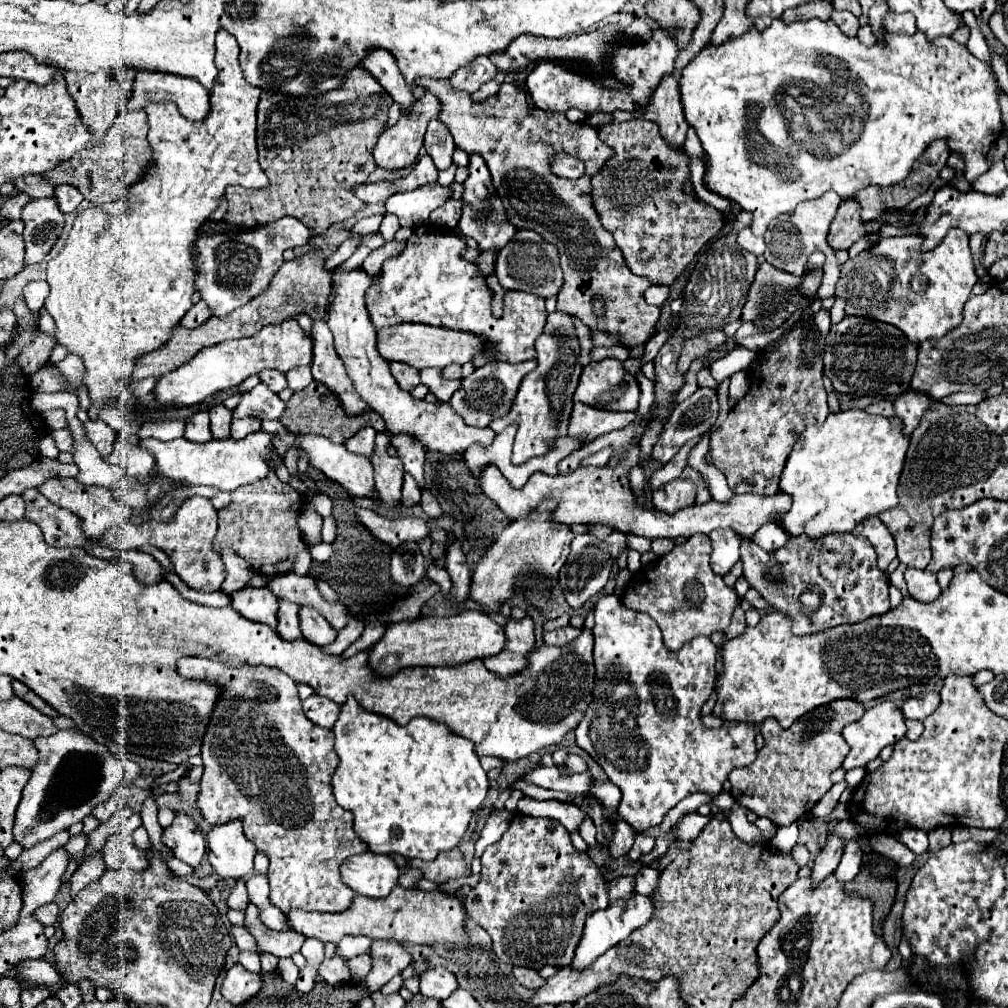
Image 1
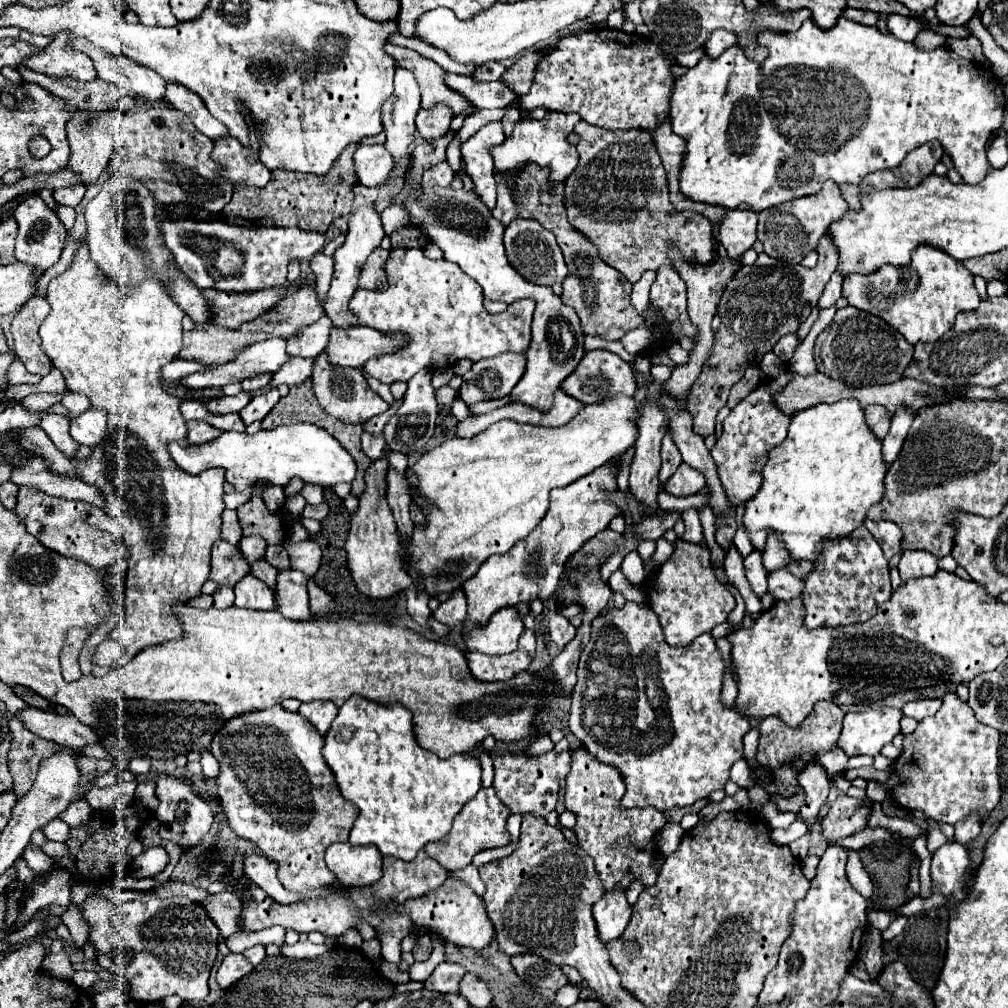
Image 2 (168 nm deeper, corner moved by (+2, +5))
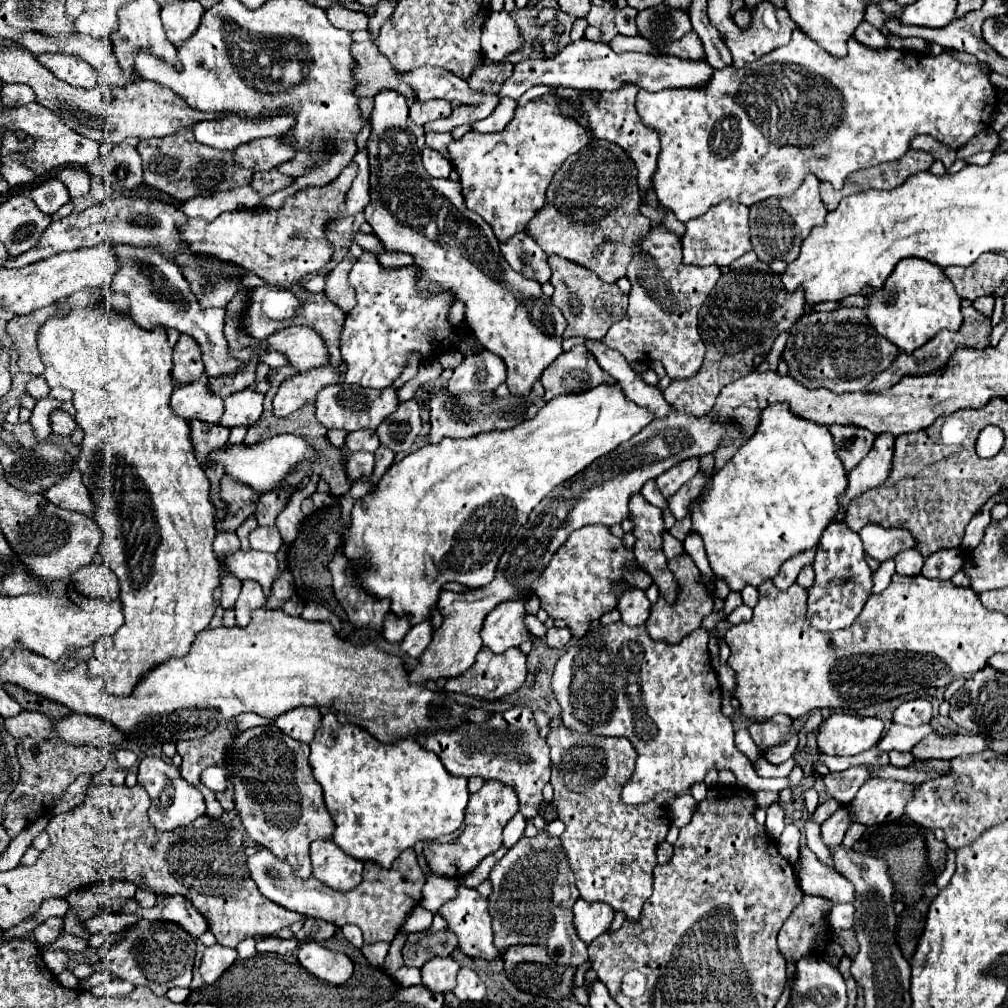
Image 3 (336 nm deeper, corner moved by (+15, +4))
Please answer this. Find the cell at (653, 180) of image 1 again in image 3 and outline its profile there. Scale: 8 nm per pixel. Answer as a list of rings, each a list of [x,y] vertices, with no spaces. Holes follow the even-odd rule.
[[[594,139],[584,149],[580,149],[580,153],[568,157],[568,161],[558,169],[548,187],[544,207],[540,209],[540,213],[536,213],[536,217],[532,217],[524,233],[530,235],[546,255],[566,257],[568,261],[596,273],[602,281],[614,283],[616,279],[624,277],[624,269],[628,267],[628,259],[632,259],[636,241],[644,231],[650,229],[650,219],[636,211],[640,203],[642,201],[636,185],[636,167],[632,165],[630,157],[618,145]]]

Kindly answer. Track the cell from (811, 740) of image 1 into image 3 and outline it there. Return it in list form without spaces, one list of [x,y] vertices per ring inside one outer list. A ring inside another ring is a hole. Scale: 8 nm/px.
[[[776,715],[764,723],[754,723],[750,725],[750,735],[754,739],[754,743],[758,745],[760,751],[778,745],[780,741],[784,741],[790,733],[792,733],[792,719],[784,717],[784,715]]]

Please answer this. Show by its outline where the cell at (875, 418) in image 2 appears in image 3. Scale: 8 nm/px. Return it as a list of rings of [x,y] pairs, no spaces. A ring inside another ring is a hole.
[[[830,425],[828,429],[832,429],[832,437],[840,447],[837,455],[844,463],[846,471],[852,471],[868,455],[868,451],[872,449],[874,439],[876,439],[866,429],[844,427],[844,425]]]

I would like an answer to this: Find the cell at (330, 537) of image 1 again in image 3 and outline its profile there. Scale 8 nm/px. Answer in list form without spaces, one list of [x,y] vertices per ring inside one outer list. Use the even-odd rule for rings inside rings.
[[[314,474],[310,478],[310,481],[303,490],[292,495],[290,503],[288,503],[276,519],[276,527],[278,527],[282,539],[286,543],[292,543],[296,539],[302,521],[305,518],[301,512],[302,500],[316,491],[316,483],[318,483],[320,477]]]

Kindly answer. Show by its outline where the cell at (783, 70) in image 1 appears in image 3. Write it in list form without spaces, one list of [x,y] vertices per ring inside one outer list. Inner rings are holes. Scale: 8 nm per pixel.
[[[800,29],[792,33],[792,41],[756,61],[756,65],[746,65],[742,69],[728,67],[722,71],[716,71],[712,75],[712,81],[704,85],[704,89],[662,89],[658,93],[648,93],[640,91],[636,99],[636,109],[642,119],[642,123],[660,135],[660,155],[658,155],[658,169],[652,179],[654,193],[658,197],[658,203],[666,209],[670,209],[682,223],[704,215],[710,207],[718,205],[724,199],[734,199],[744,205],[754,205],[758,201],[764,201],[768,197],[782,197],[800,187],[800,181],[804,179],[804,173],[814,173],[820,181],[828,181],[834,189],[842,189],[844,179],[848,173],[854,173],[858,169],[874,167],[886,161],[896,161],[908,151],[908,143],[916,135],[930,135],[936,141],[942,141],[944,145],[952,149],[964,147],[974,135],[984,131],[990,123],[992,111],[998,103],[996,89],[990,83],[988,75],[980,71],[978,65],[966,65],[952,55],[938,55],[938,57],[928,57],[922,53],[912,53],[912,51],[896,51],[896,49],[870,49],[860,45],[856,39],[848,41],[848,55],[844,59],[836,59],[824,49],[820,49],[808,35],[804,35]]]

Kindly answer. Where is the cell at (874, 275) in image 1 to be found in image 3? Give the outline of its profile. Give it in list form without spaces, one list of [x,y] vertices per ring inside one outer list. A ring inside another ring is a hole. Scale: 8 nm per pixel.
[[[914,257],[896,265],[884,289],[870,297],[870,307],[866,307],[866,313],[870,325],[904,353],[912,353],[922,347],[942,329],[958,331],[962,325],[960,297],[956,295],[952,281],[944,277],[938,265],[928,265],[928,261],[916,261]]]

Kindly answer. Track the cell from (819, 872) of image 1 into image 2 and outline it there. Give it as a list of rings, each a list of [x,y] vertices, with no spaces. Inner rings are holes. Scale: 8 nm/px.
[[[839,796],[831,804],[829,814],[819,818],[825,844],[829,846],[837,844],[837,840],[853,836],[855,832],[863,830],[867,826],[867,816],[869,816],[869,806],[865,806],[855,798]]]

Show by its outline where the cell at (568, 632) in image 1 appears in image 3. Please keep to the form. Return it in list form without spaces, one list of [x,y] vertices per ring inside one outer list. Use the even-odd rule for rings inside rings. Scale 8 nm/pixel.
[[[552,627],[552,629],[548,629],[546,645],[552,647],[552,649],[564,649],[570,643],[570,639],[572,639],[572,633],[570,633],[568,627],[562,627],[562,629]]]

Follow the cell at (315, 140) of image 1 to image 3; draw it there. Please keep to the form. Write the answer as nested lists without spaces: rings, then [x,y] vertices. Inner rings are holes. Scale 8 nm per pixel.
[[[266,173],[262,177],[254,177],[252,181],[252,189],[258,191],[262,197],[274,193],[274,191],[280,191],[288,185],[292,185],[294,181],[288,181],[288,177],[284,177],[282,173]]]

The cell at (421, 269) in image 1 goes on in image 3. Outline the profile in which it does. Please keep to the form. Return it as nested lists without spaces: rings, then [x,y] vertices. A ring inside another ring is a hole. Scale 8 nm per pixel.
[[[364,253],[354,263],[348,283],[356,291],[356,307],[346,315],[340,343],[342,359],[348,365],[346,383],[384,389],[400,377],[410,353],[418,351],[428,361],[440,351],[452,349],[464,337],[464,333],[456,333],[448,323],[448,311],[452,307],[448,293],[422,295],[416,289],[414,273],[416,269],[412,265],[384,269],[372,253]]]

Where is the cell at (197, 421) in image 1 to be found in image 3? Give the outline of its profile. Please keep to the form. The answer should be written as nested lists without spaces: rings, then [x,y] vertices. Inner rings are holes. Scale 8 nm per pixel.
[[[192,419],[190,429],[192,429],[192,443],[194,443],[194,449],[196,449],[196,457],[202,465],[208,463],[208,455],[212,451],[222,449],[222,447],[228,445],[230,429],[226,429],[226,427],[208,425],[204,421]]]

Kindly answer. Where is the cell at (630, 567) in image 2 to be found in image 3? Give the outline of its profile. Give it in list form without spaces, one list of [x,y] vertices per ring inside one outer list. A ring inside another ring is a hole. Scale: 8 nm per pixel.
[[[642,569],[626,571],[626,573],[624,573],[624,579],[626,579],[630,585],[634,585],[634,587],[638,587],[638,589],[642,589],[642,591],[646,591],[646,589],[652,585],[652,577],[650,577],[646,571],[642,571]]]

